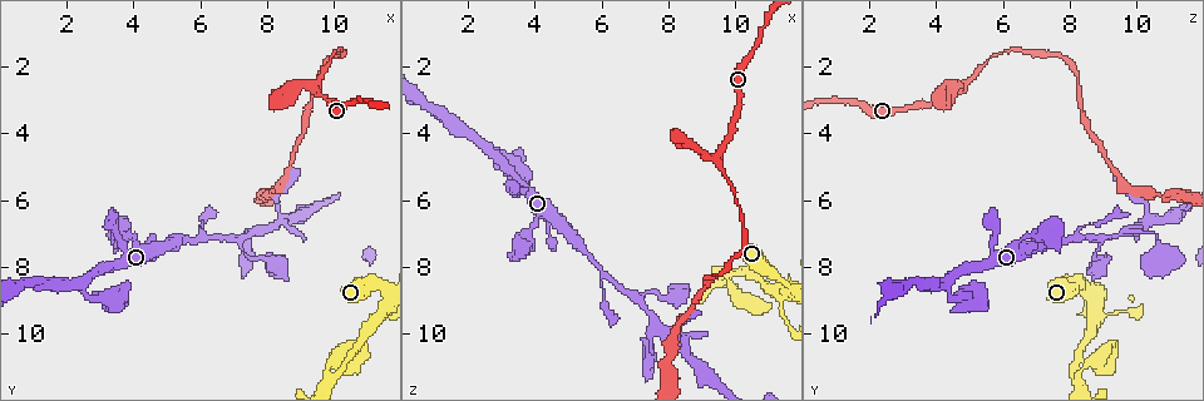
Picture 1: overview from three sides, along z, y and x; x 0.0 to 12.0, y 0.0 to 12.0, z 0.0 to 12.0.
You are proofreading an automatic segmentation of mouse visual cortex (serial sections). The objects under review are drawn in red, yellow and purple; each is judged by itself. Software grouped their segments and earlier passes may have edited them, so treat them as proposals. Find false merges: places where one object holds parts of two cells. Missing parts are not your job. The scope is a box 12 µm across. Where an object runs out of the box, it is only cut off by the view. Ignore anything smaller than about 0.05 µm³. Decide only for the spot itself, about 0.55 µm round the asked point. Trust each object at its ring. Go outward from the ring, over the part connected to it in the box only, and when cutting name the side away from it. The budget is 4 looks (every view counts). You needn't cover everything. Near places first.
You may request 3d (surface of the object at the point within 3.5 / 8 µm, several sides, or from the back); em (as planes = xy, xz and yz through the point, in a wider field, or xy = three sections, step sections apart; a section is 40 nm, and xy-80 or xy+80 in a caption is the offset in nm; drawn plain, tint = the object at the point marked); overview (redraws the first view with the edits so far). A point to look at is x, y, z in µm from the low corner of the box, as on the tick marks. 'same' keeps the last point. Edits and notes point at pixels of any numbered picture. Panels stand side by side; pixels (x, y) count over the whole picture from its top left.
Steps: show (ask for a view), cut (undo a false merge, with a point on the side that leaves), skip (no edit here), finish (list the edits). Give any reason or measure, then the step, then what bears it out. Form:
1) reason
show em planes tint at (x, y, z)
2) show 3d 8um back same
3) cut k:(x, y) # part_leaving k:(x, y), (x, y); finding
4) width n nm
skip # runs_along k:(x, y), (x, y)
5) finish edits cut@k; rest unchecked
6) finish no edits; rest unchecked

three arms meet
show em xy step 3 tint at (11.3, 9.4, 8.9)

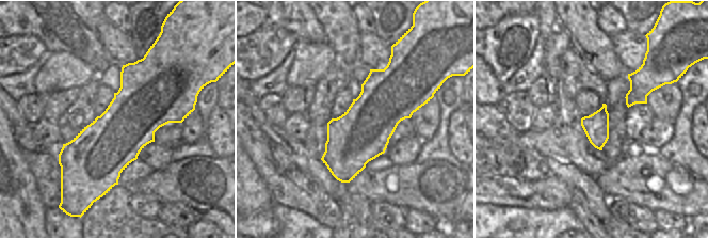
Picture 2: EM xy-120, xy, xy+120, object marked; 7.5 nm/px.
wider look
show 3d 3.5um same

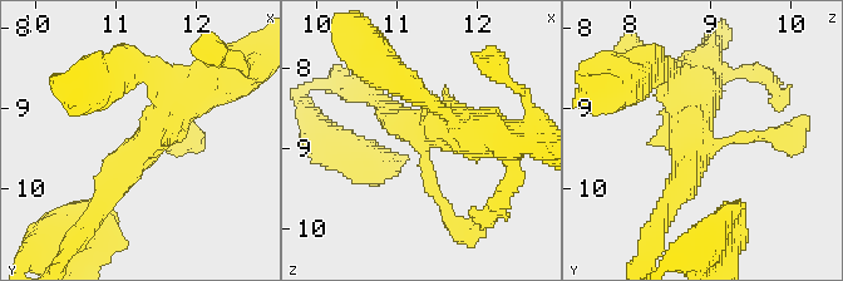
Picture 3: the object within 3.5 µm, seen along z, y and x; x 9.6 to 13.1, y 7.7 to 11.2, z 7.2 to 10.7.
arm_widths 150, 300, 350 nm
skip # runs_along 3:(673, 84), (693, 143), (783, 134); continuous, no second cell

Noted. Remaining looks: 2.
show 3d 3.5um at (9.5, 2.7, 4.6)

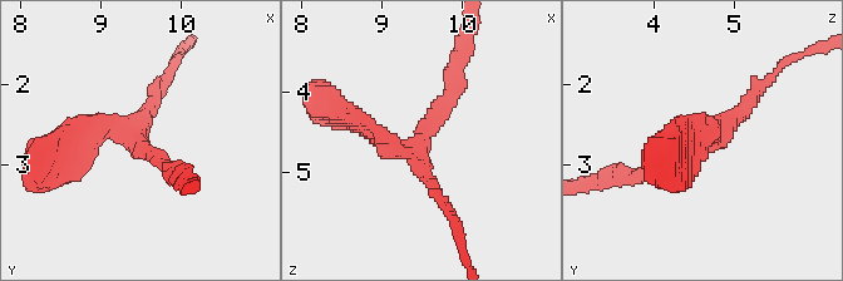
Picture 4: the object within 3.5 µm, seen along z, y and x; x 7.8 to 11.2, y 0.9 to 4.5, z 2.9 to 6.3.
show em planes tint at (9.45, 2.70, 4.75)

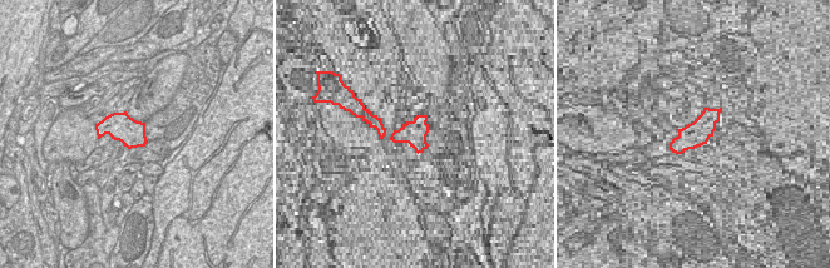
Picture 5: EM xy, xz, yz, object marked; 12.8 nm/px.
width 360 nm
skip # runs_along 4:(646, 172), (713, 141), (764, 83); all the same cell

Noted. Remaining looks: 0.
finish no edits; rest unchecked

